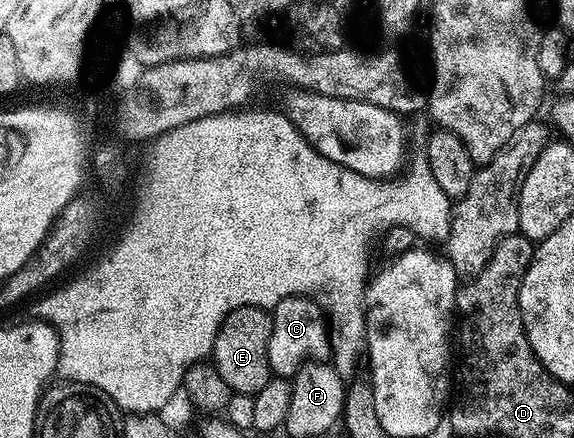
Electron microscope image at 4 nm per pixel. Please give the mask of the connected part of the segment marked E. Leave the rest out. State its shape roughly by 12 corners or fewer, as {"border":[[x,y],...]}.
{"border":[[239,307],[222,321],[210,359],[235,394],[273,377],[272,316]]}

